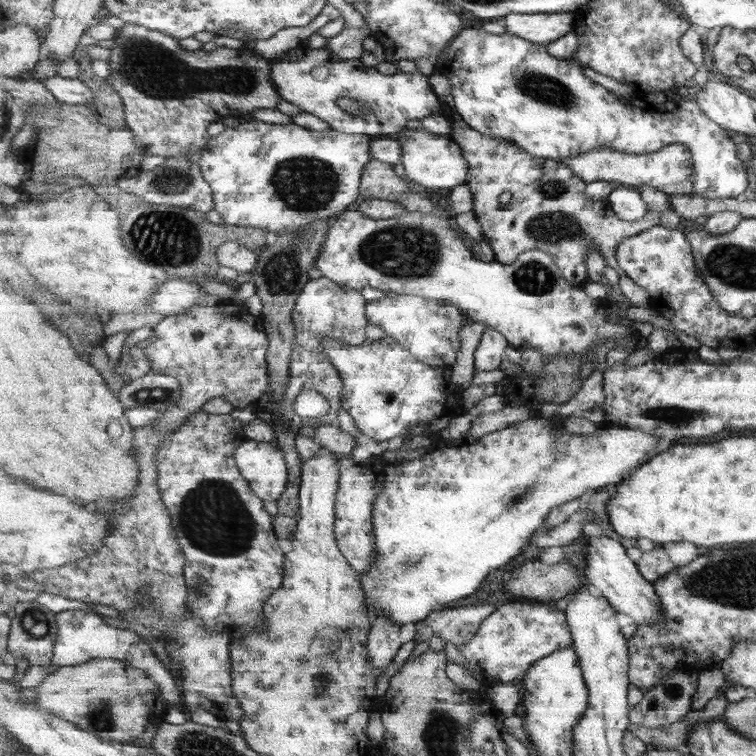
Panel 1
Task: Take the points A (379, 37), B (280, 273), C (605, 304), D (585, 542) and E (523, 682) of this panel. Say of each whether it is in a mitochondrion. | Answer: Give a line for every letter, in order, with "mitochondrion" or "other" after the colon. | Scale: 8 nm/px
A: other
B: mitochondrion
C: other
D: other
E: other

